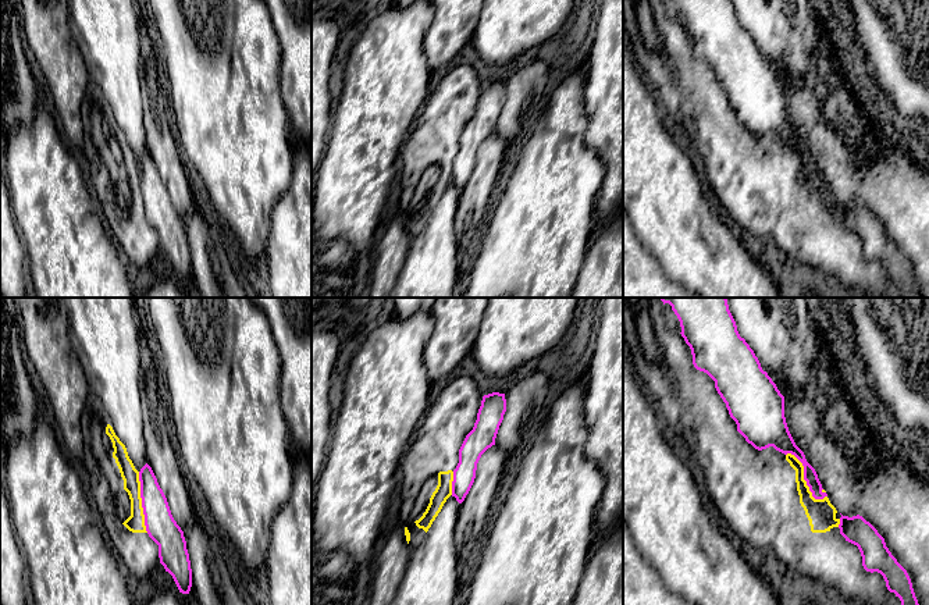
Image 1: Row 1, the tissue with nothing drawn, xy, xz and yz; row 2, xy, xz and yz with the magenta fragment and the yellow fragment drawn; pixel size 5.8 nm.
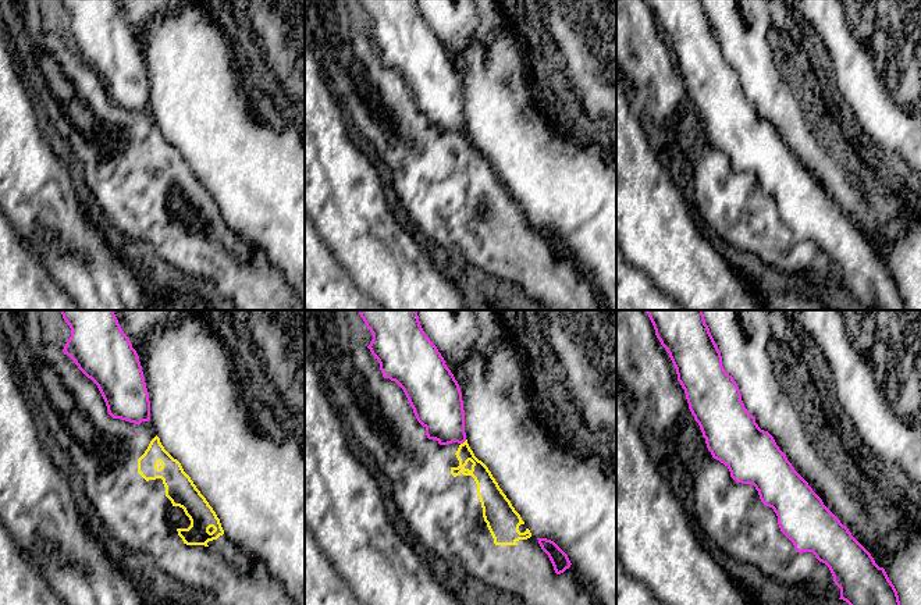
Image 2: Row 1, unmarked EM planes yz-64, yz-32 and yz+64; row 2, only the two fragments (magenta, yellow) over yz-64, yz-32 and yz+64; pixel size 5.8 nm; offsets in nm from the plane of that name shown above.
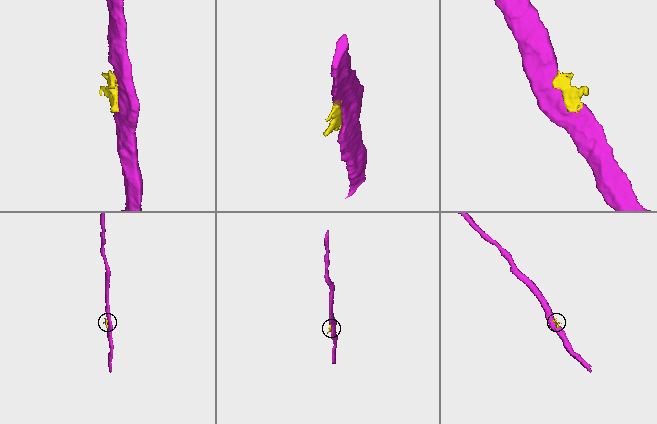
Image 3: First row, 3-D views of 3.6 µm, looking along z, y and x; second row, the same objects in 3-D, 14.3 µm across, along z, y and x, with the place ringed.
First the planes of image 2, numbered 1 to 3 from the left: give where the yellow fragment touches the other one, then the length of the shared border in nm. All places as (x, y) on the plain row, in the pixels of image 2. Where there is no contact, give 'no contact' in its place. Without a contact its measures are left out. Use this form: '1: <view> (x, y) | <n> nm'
1: no contact
2: yz-32 (463, 130) | 50 nm
3: no contact

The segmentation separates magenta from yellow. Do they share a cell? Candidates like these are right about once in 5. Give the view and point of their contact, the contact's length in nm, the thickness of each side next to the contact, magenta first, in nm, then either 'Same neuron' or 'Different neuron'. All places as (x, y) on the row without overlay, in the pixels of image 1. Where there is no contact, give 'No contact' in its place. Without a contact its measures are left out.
Touches magenta at yz (804, 167). Shared border 340 nm. Thickness 120 nm (magenta) against 160 nm. Different neuron

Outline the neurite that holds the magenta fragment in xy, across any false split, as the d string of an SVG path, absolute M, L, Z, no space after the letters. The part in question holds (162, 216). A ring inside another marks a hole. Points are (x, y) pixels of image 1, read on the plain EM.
M147 152L139 160L139 170L146 220L159 234L160 252L172 264L179 281L189 282L192 257L184 220L174 209L167 186Z

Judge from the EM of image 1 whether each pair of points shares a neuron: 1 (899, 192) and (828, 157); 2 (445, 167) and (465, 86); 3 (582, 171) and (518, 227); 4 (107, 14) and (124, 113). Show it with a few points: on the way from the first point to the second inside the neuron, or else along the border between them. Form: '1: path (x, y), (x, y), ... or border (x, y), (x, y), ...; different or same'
1: path (881, 174), (854, 174), (846, 166); same
2: path (445, 148), (445, 116), (454, 106); same
3: path (566, 184), (533, 217); same
4: path (109, 39), (120, 88); same

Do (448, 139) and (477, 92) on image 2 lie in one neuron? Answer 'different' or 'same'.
different

